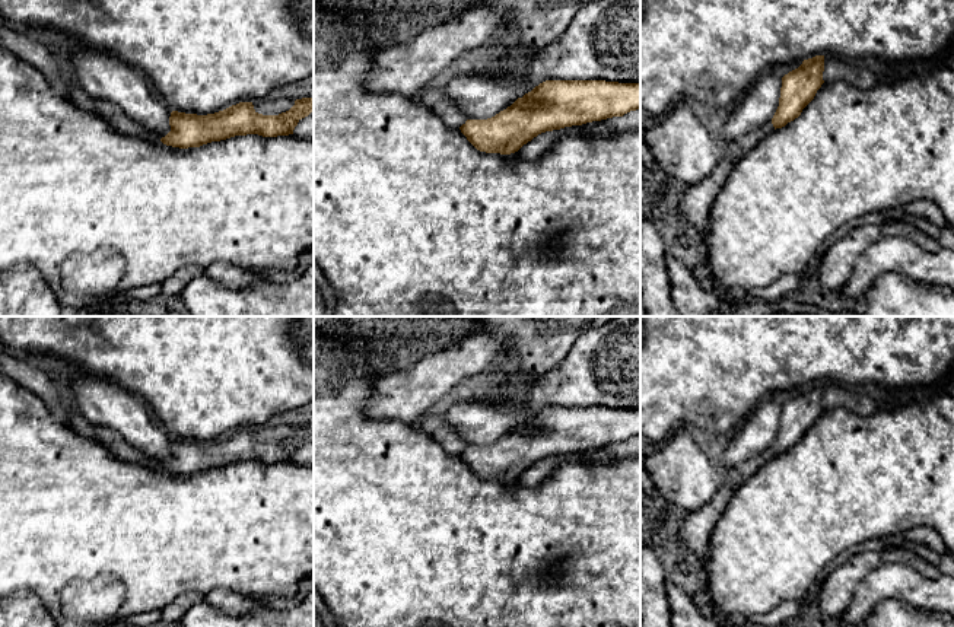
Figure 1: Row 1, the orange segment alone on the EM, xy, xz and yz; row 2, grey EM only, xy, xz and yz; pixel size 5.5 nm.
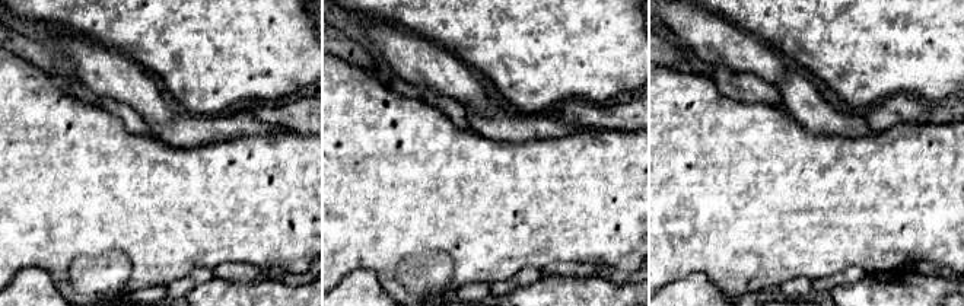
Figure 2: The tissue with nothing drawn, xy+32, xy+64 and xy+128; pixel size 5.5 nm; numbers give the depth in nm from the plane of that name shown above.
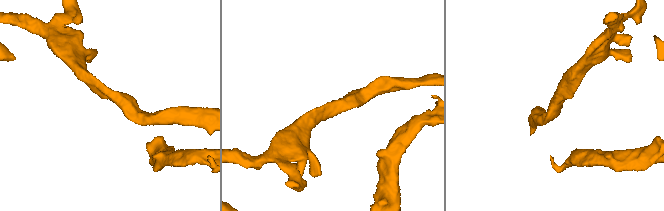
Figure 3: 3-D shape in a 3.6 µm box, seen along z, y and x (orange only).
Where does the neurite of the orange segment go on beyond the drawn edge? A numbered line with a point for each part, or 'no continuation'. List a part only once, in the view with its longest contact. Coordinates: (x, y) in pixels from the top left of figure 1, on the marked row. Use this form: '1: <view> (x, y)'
no continuation

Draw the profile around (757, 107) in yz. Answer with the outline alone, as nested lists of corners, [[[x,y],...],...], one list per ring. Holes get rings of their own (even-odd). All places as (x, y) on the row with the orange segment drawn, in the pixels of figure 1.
[[[773,70],[760,73],[742,99],[729,109],[724,134],[728,141],[748,134],[772,121],[780,98],[782,76]]]

